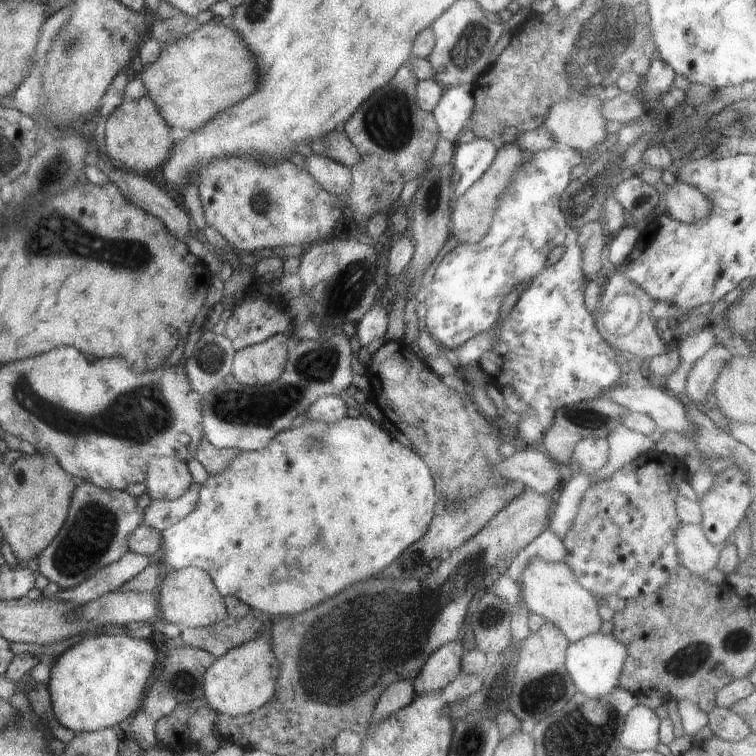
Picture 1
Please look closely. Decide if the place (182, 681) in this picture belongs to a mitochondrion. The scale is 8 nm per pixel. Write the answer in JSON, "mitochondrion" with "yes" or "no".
{"mitochondrion":"yes"}

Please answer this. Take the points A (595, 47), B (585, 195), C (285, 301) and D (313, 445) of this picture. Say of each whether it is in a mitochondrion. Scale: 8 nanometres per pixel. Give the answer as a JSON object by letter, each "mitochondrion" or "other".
{"A":"mitochondrion","B":"mitochondrion","C":"other","D":"mitochondrion"}

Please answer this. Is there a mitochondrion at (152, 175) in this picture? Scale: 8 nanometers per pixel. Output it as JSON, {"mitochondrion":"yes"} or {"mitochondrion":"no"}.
{"mitochondrion":"no"}

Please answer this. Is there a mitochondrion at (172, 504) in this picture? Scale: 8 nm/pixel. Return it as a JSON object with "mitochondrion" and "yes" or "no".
{"mitochondrion":"no"}

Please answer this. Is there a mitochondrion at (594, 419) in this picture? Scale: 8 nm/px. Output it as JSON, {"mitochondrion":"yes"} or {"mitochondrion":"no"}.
{"mitochondrion":"yes"}

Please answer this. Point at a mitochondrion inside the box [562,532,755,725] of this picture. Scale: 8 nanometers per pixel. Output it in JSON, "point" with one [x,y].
{"point":[691,660]}

